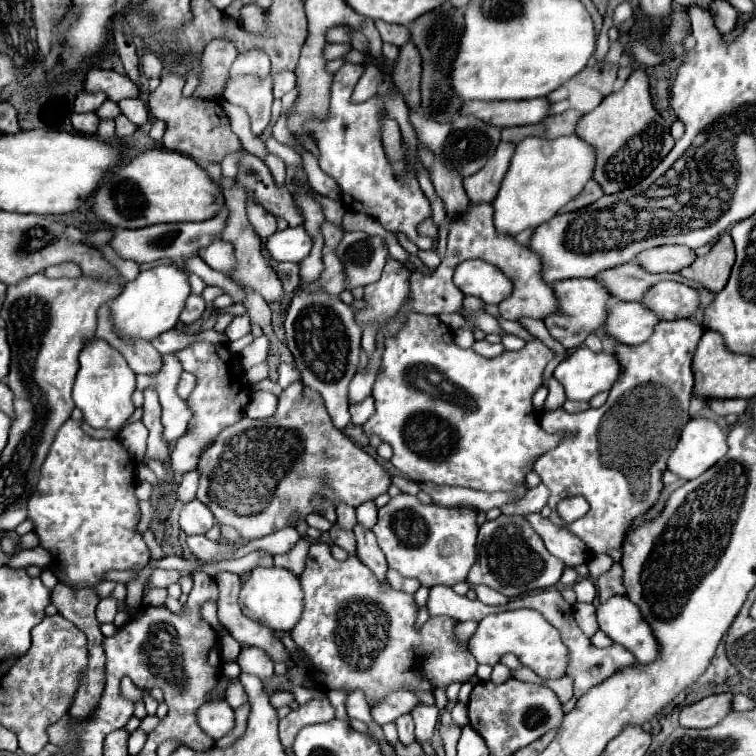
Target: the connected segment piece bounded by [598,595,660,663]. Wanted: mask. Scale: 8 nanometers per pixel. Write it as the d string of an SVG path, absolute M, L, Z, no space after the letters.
M614 595L598 605L598 625L614 643L626 647L638 663L652 663L660 653L652 629L624 595Z

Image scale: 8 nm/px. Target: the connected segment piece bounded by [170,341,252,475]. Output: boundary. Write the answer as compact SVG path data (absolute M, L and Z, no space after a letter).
M196 341L190 347L176 353L182 369L196 377L196 387L186 399L188 407L192 409L192 419L188 423L188 431L178 439L174 449L170 451L170 467L174 475L184 475L198 467L200 453L218 437L218 433L238 419L246 415L246 407L252 397L252 387L244 379L244 369L240 365L240 355L232 353L228 341L210 343L210 341Z

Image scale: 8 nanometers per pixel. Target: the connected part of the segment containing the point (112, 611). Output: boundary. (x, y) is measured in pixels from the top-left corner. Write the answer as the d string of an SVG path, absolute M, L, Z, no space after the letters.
M112 597L100 599L100 603L96 607L96 619L100 623L112 623L114 621L114 615L120 611L122 605L126 605L126 599L122 599L122 601L116 601Z

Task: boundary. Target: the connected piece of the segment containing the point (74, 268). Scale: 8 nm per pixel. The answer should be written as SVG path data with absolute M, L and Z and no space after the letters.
M60 263L60 265L54 265L54 267L48 267L46 271L46 277L48 279L60 279L60 277L68 277L68 279L76 279L82 275L80 267L76 263Z

